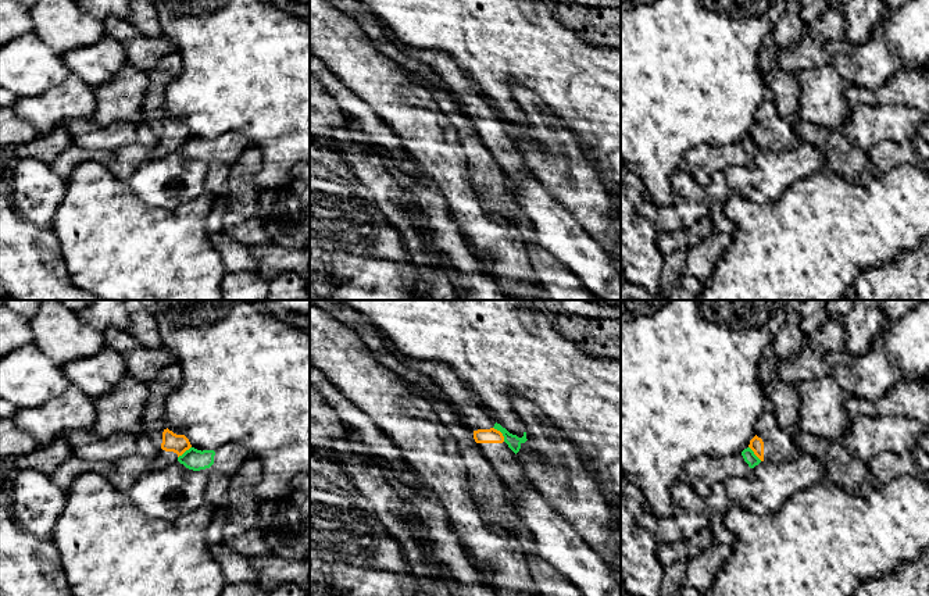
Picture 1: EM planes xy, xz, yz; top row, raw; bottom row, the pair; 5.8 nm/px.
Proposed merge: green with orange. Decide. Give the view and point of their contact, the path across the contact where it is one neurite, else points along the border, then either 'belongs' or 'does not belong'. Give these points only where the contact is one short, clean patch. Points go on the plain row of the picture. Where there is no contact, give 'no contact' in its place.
contact xz (501, 121); border xz (493, 116), (501, 122), (504, 129); does not belong

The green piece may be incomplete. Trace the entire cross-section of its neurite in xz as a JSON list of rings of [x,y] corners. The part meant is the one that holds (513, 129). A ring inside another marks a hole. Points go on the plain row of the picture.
[[[512,82],[511,94],[525,117],[524,125],[518,126],[510,122],[497,111],[493,117],[503,122],[504,131],[525,156],[526,165],[532,174],[539,179],[543,188],[583,225],[589,235],[605,251],[621,249],[621,218],[611,208],[605,185],[596,169],[589,165],[583,146],[575,135],[558,121],[554,111],[536,93]]]

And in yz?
[[[750,136],[730,144],[700,144],[686,151],[680,169],[705,186],[715,172],[746,165],[760,151]]]

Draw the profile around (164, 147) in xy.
[[[168,117],[162,121],[162,132],[160,143],[150,151],[150,156],[160,157],[178,150],[186,139],[192,136],[185,124],[176,124]]]

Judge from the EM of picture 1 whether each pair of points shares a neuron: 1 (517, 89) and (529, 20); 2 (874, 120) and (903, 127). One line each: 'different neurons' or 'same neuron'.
1: different neurons
2: same neuron

